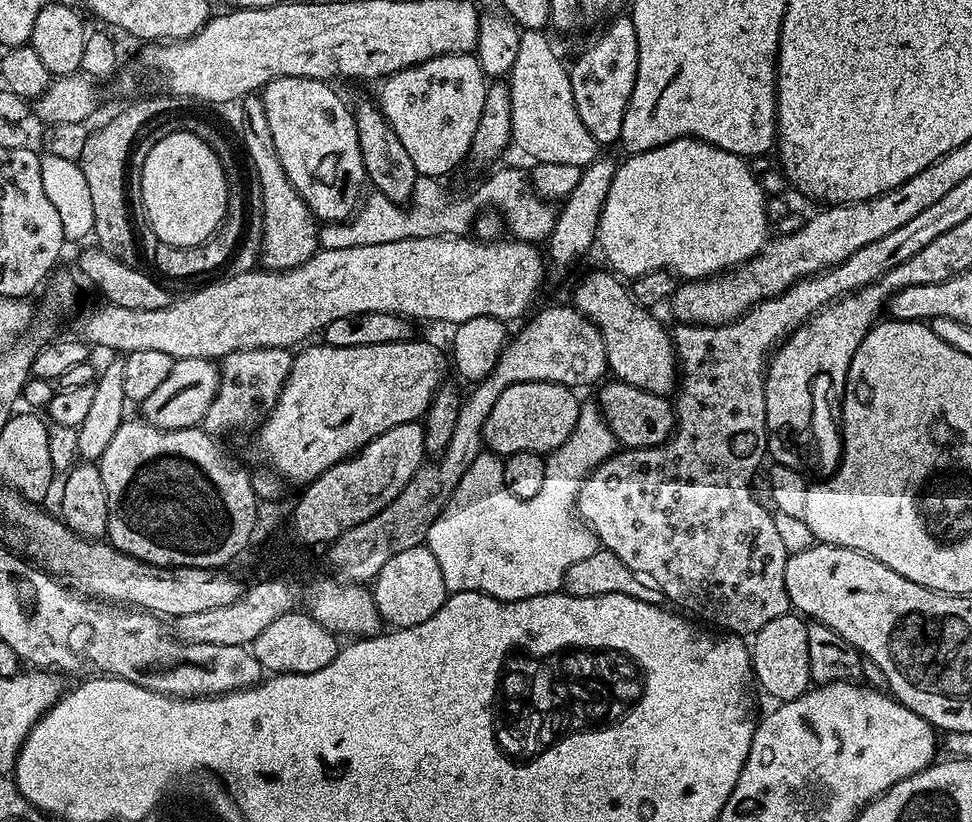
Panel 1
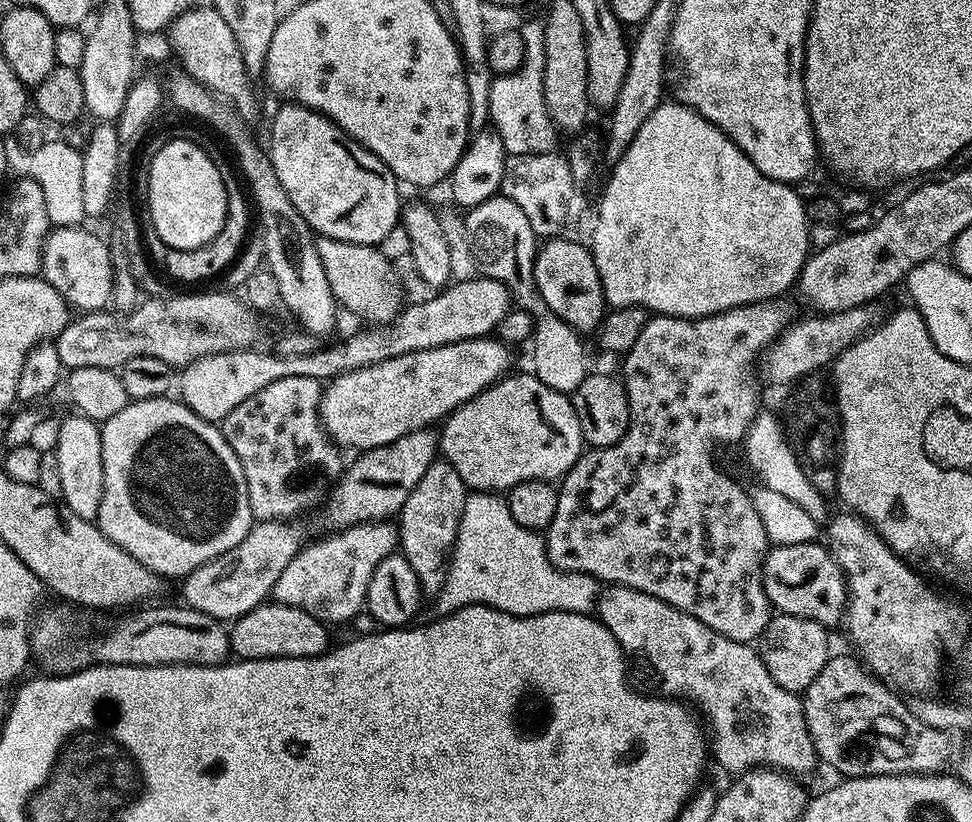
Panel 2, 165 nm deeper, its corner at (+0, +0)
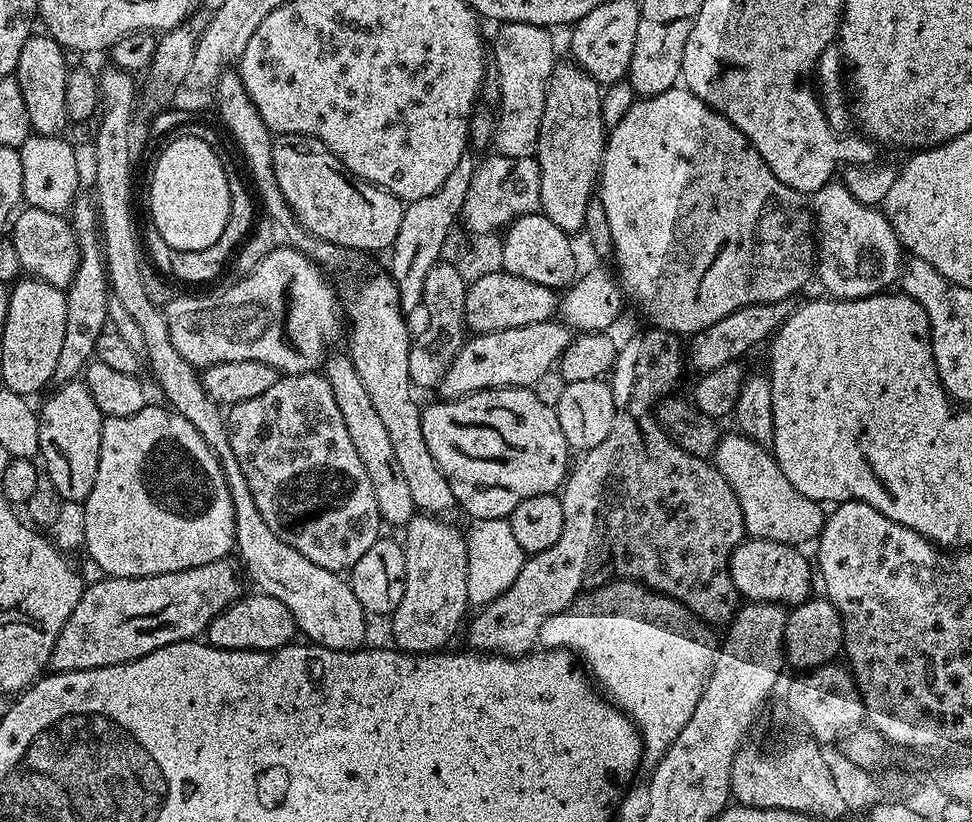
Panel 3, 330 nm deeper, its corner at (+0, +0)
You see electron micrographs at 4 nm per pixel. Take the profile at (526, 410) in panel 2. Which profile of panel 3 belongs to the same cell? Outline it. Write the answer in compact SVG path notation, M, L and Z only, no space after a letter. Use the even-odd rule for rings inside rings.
M487 388L472 392L458 400L441 399L421 411L422 438L434 454L434 462L446 474L457 505L477 520L502 520L512 515L518 502L538 494L555 493L563 485L569 471L570 449L553 405L542 402L532 388Z

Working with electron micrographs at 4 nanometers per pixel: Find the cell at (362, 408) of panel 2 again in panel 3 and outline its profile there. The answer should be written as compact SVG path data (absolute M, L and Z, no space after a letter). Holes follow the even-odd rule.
M555 319L522 326L518 330L473 335L460 348L450 370L446 370L438 389L439 395L445 400L458 400L461 396L487 388L532 388L542 374L557 367L560 355L566 351L573 337L568 325Z

